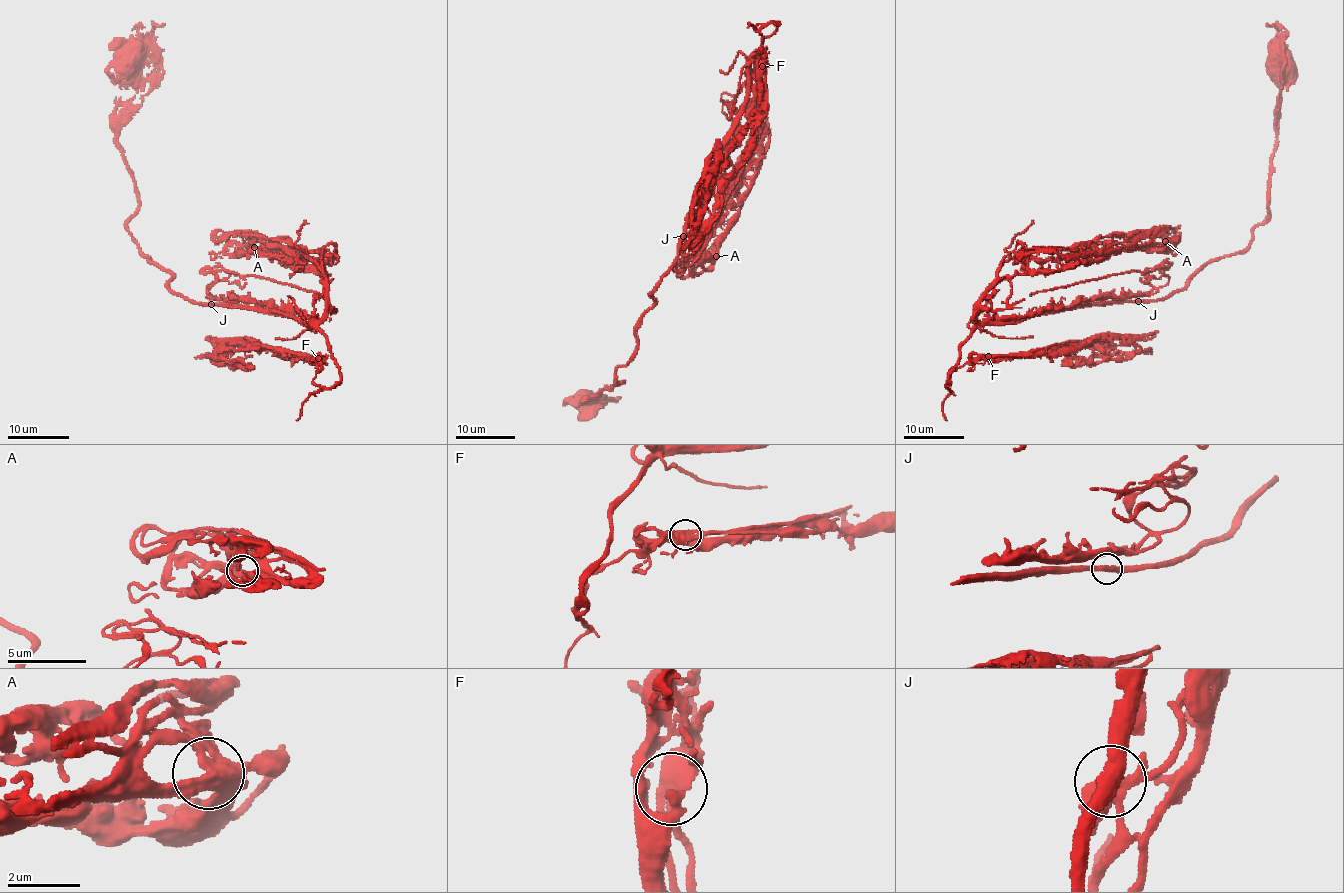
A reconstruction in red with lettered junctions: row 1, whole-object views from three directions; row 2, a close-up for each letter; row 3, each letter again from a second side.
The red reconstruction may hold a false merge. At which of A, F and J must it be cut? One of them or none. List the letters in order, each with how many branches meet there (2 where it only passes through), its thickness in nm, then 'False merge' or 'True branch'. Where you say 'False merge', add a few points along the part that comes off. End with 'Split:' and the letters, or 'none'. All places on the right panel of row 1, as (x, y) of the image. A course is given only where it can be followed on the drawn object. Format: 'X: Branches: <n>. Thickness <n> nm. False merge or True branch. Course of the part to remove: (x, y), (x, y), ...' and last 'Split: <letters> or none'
A: Branches: 3. Thickness 320 nm. True branch
F: Branches: 3. Thickness 340 nm. True branch
J: Branches: 3. Thickness 320 nm. True branch
Split: none

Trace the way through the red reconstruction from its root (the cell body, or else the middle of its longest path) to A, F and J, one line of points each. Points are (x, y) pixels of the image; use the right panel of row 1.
A: (1280, 61), (1268, 212), (1245, 249), (1156, 301), (988, 314), (994, 287), (1013, 275), (1165, 241)
F: (1280, 61), (1268, 212), (1245, 249), (1156, 301), (981, 323), (946, 387), (988, 356)
J: (1280, 61), (1287, 71), (1275, 113), (1267, 217), (1245, 249), (1210, 259), (1164, 297), (1138, 301)

